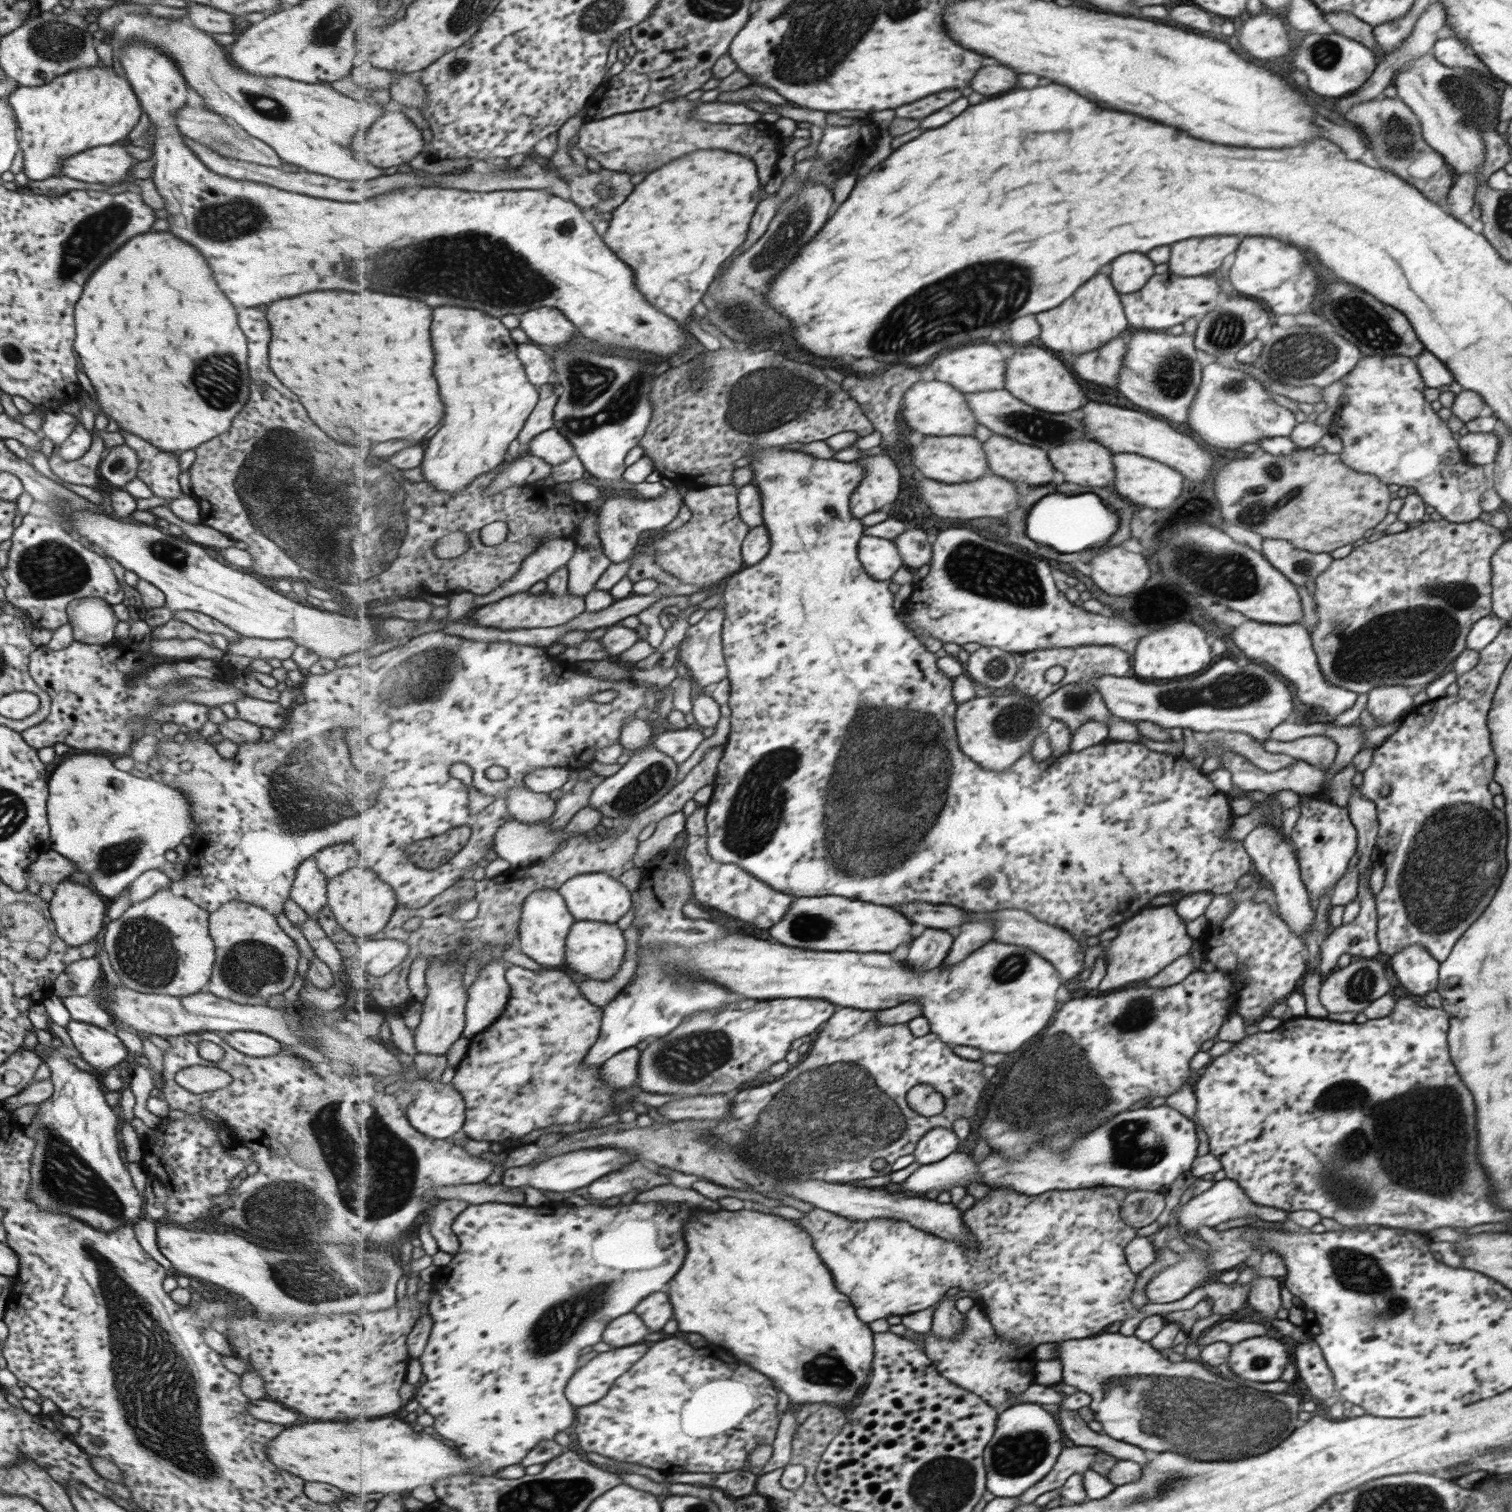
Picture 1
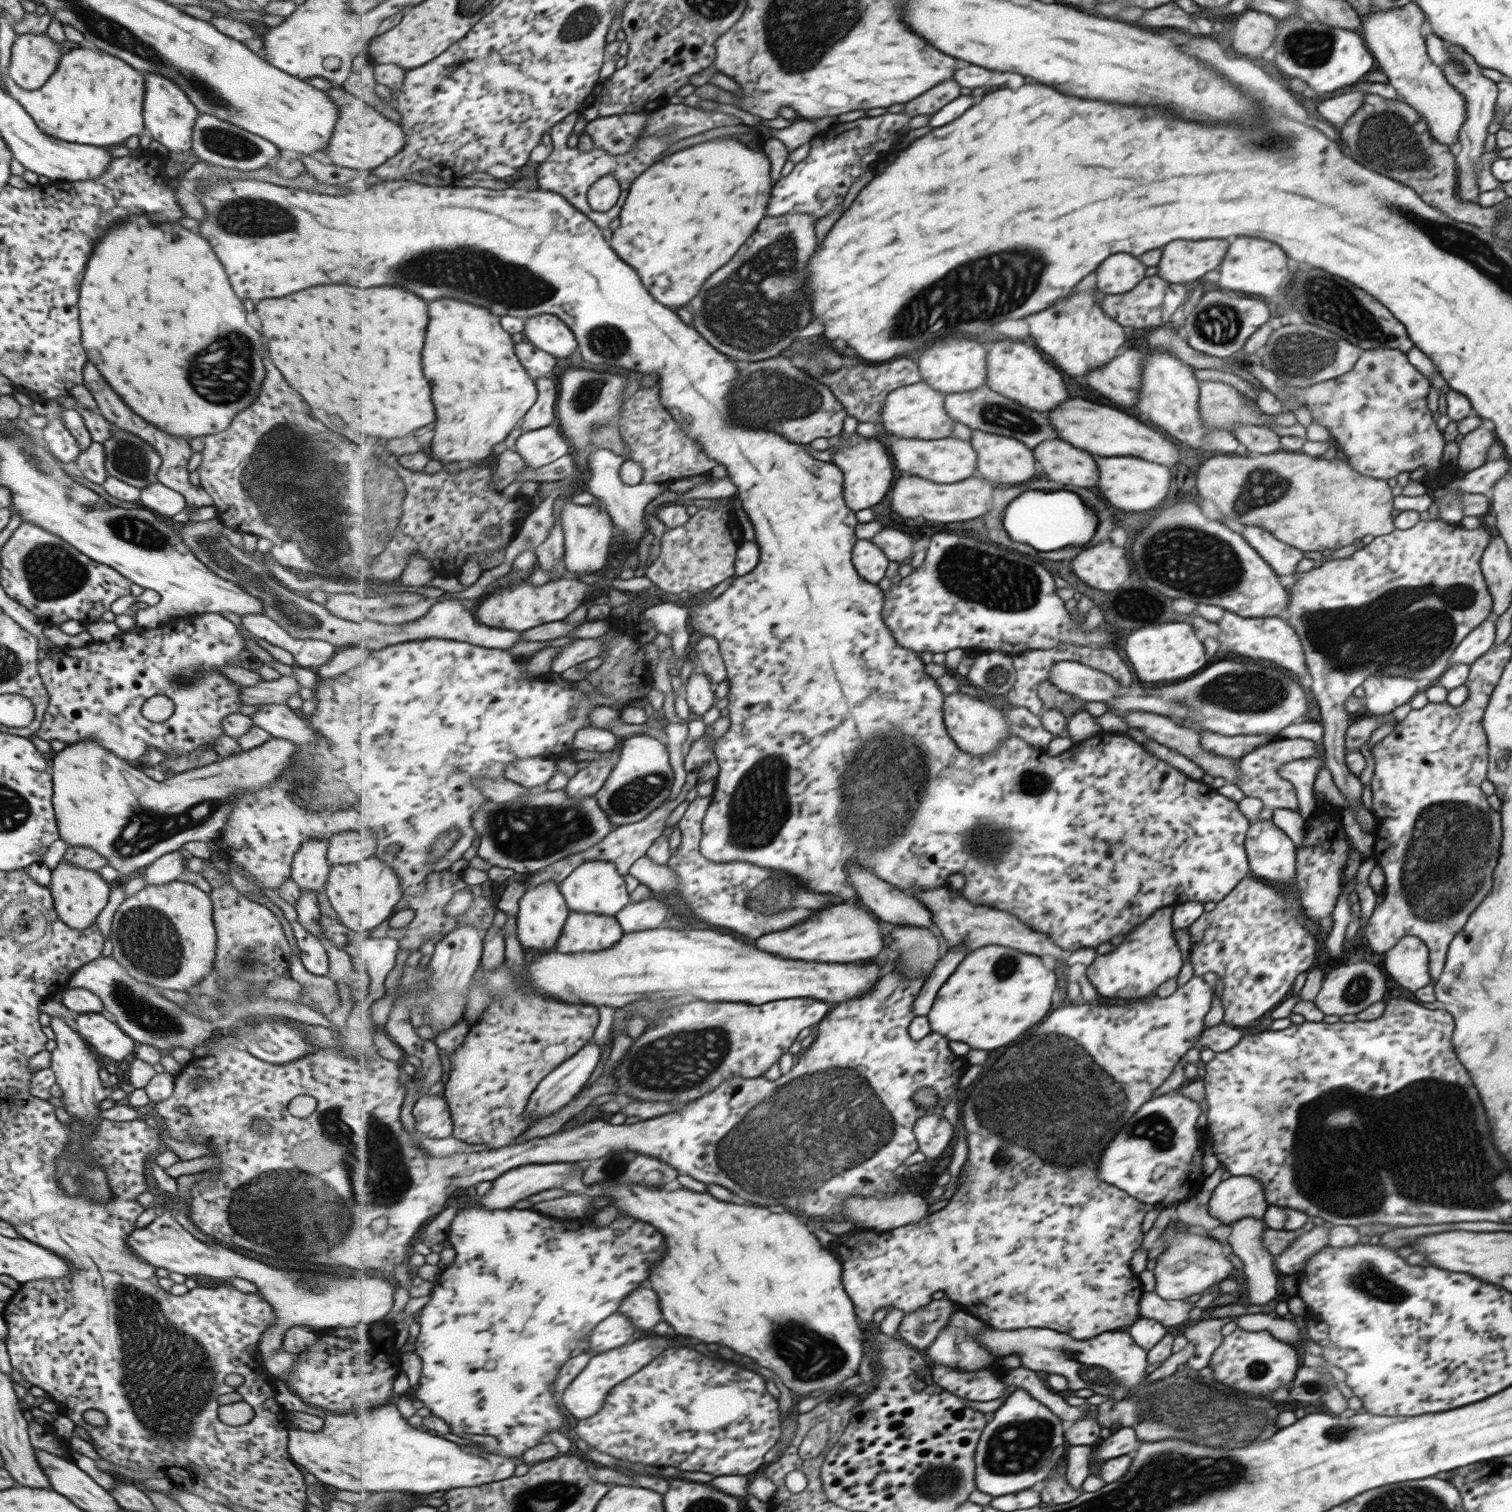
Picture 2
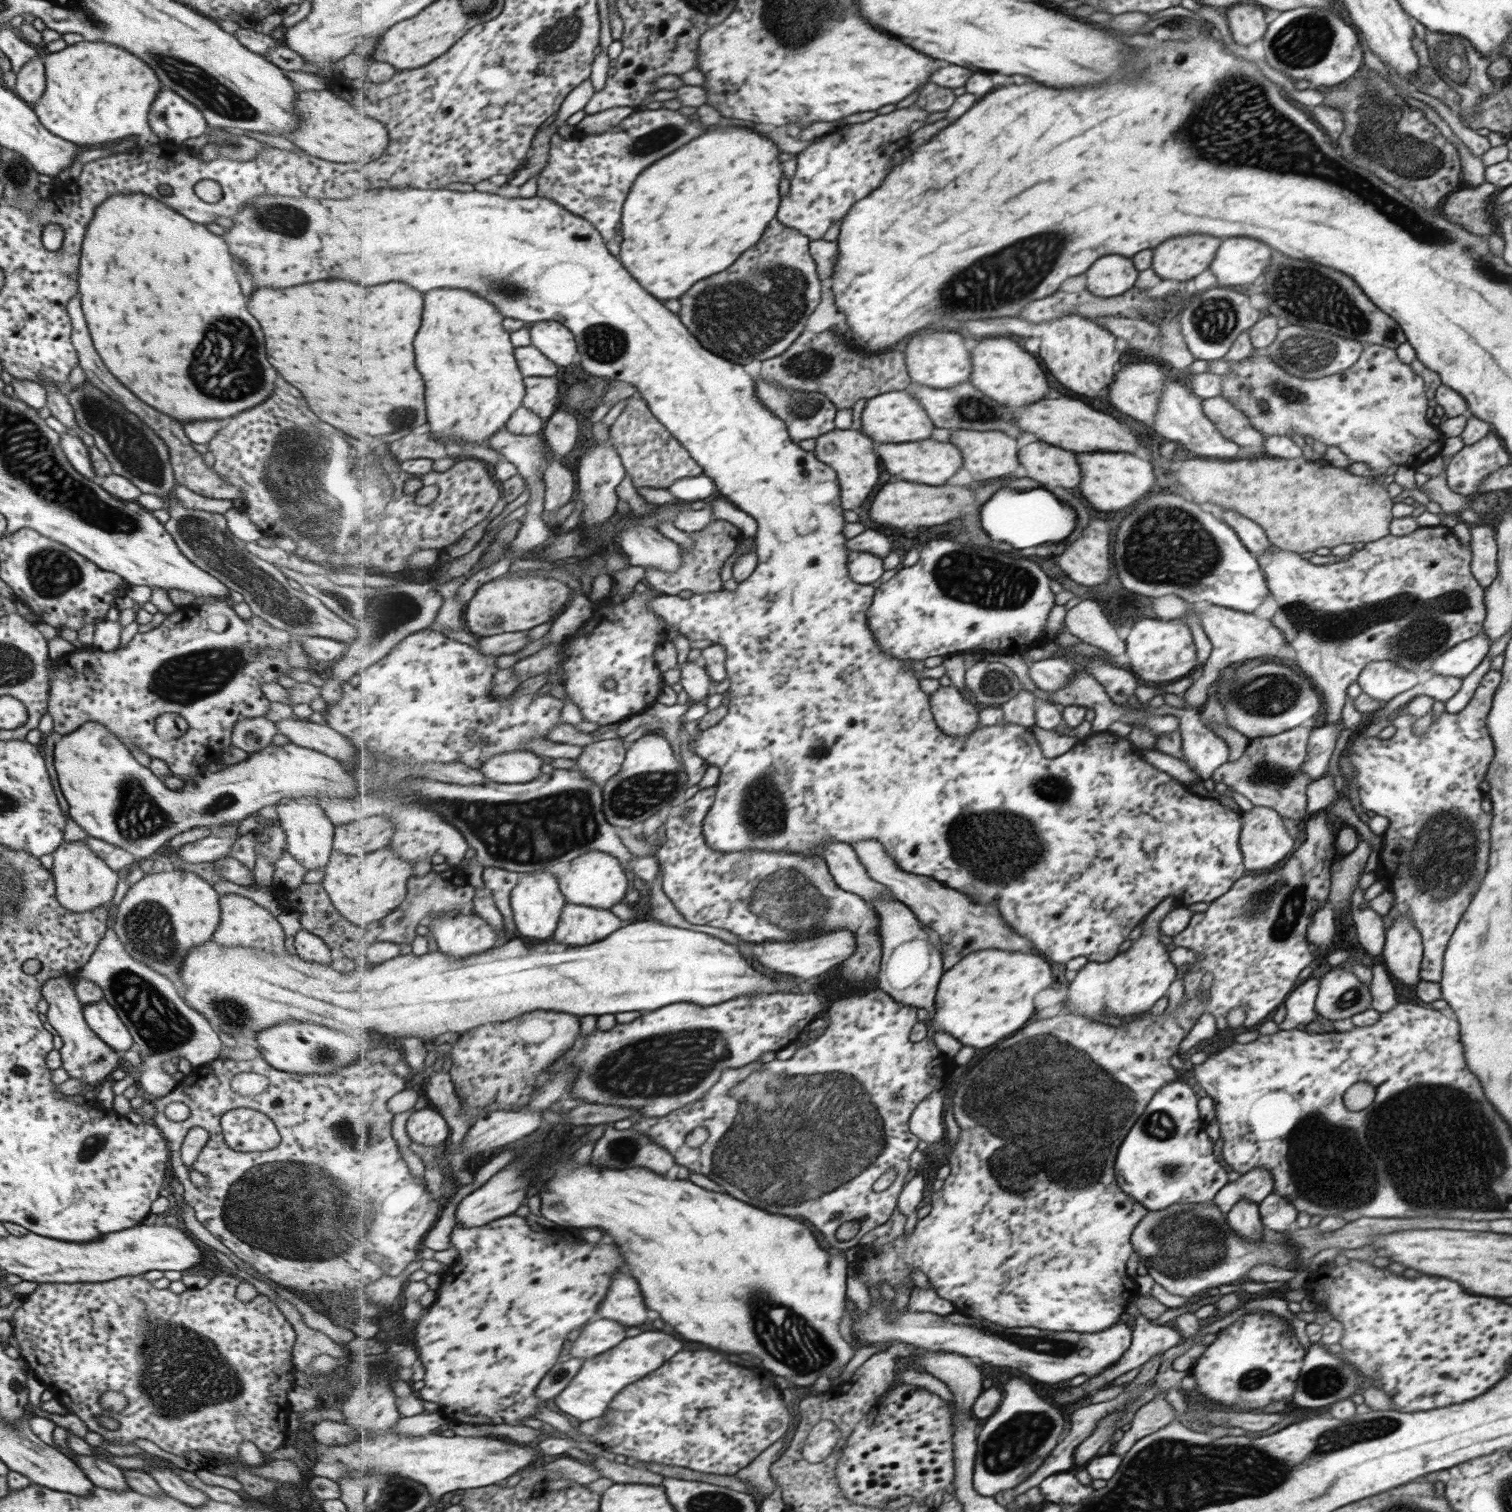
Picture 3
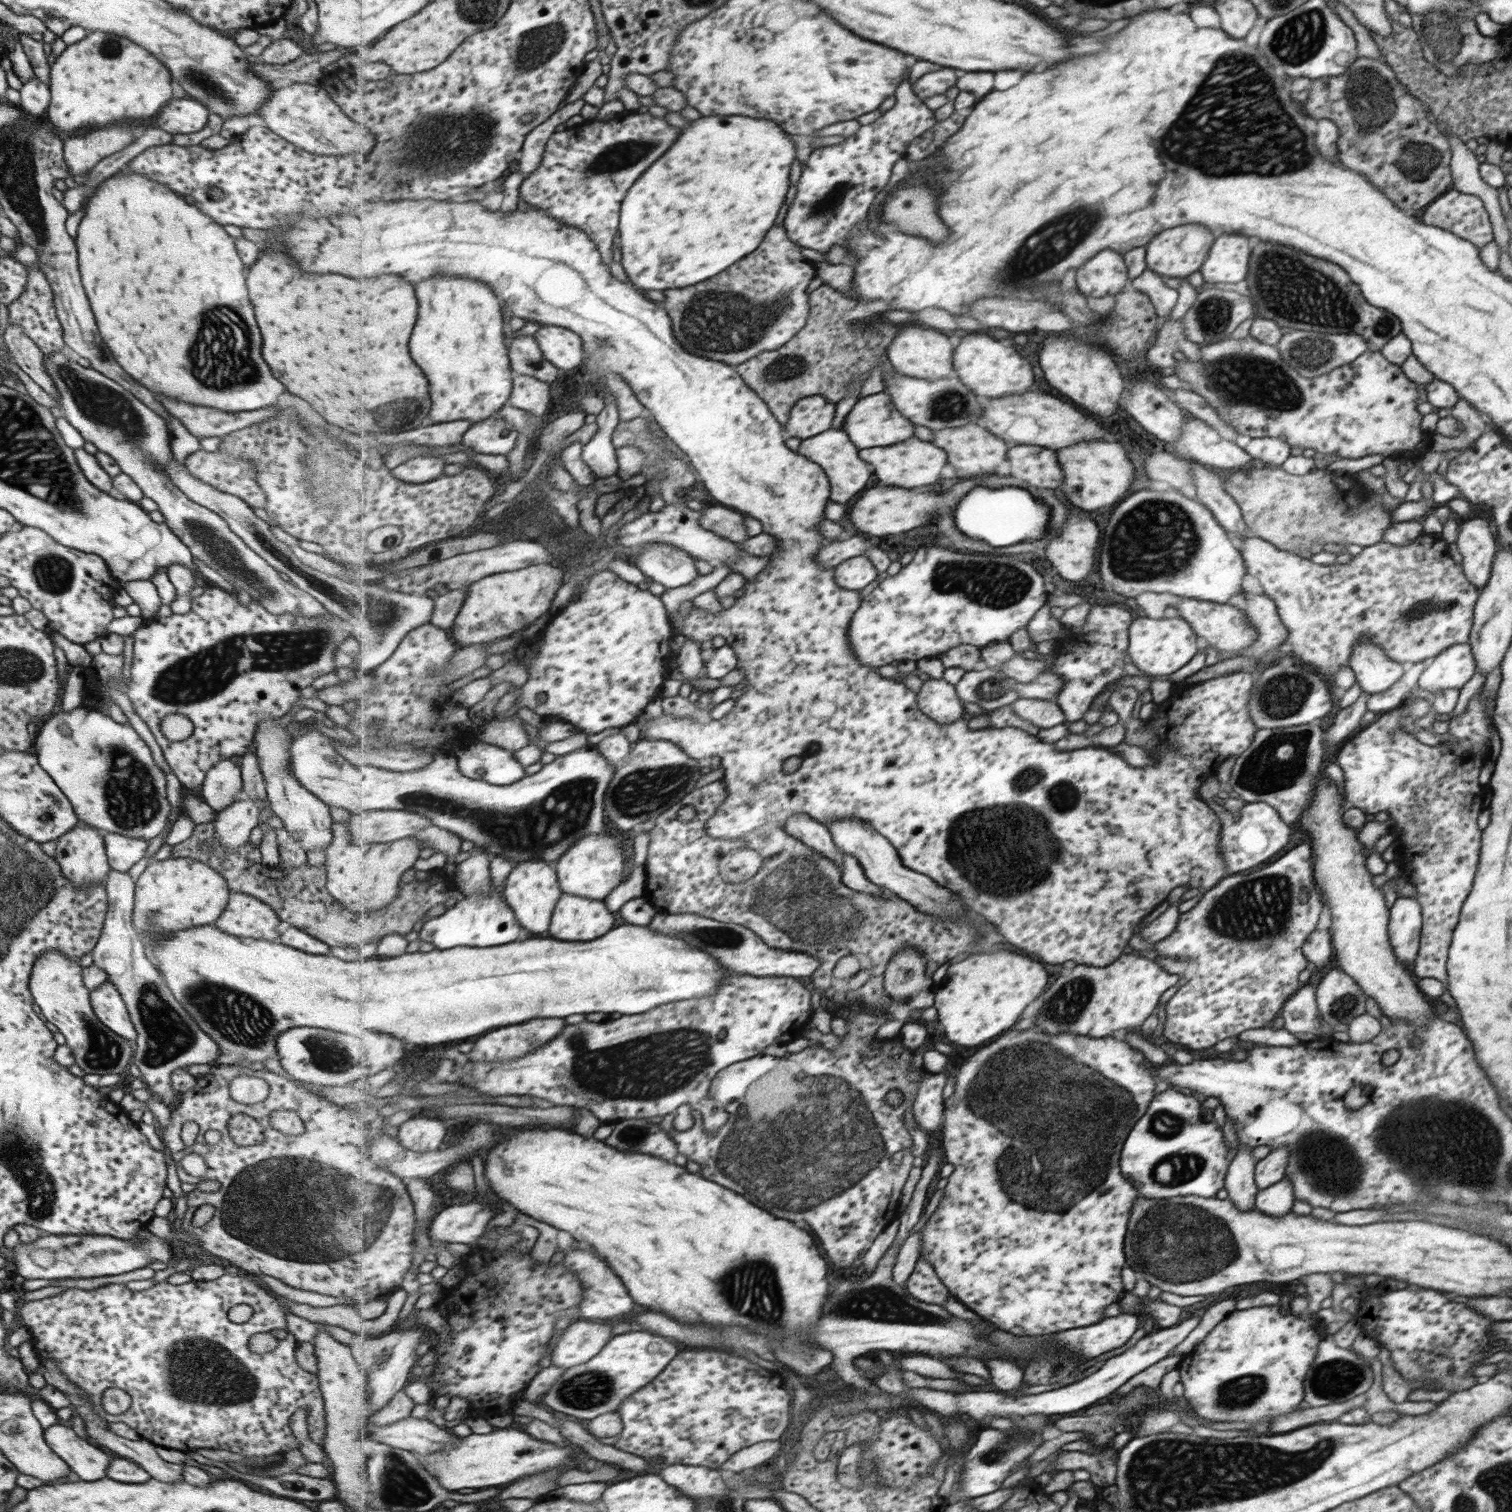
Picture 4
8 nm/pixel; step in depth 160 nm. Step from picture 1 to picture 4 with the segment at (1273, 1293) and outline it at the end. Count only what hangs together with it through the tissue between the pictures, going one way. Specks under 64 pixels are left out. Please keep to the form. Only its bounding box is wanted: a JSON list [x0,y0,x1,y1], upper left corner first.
[1225,1147,1258,1211]

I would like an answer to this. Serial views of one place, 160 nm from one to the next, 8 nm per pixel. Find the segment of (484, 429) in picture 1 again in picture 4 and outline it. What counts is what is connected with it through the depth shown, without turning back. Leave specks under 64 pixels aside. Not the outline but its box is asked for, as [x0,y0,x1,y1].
[411,276,516,424]

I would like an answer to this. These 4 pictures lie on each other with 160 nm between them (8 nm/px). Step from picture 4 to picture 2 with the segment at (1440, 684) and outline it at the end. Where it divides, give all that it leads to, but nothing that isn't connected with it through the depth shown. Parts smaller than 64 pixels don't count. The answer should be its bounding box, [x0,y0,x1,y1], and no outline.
[1452,621,1495,664]

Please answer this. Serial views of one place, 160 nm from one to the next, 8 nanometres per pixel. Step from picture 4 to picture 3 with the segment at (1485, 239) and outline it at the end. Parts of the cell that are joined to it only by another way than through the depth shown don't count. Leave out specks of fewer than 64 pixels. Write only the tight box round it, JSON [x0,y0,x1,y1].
[1439,183,1503,236]

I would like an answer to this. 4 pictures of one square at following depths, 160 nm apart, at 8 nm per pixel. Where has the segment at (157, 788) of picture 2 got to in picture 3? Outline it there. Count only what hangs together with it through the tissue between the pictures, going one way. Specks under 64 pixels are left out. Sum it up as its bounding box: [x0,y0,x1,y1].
[53,721,391,858]

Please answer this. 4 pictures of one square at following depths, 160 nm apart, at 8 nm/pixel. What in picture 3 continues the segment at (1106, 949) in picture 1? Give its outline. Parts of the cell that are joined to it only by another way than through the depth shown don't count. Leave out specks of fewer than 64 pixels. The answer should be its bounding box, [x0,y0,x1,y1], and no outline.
[1063,897,1177,1022]

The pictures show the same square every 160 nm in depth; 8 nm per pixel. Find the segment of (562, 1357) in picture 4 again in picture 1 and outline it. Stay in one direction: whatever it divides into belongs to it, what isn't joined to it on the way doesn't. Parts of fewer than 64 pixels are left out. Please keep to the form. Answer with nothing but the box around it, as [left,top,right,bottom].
[605,1314,649,1346]

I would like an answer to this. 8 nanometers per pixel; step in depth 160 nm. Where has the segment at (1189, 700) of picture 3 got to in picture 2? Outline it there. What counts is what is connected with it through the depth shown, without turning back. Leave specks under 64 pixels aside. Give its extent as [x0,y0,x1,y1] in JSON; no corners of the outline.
[1216,611,1306,676]

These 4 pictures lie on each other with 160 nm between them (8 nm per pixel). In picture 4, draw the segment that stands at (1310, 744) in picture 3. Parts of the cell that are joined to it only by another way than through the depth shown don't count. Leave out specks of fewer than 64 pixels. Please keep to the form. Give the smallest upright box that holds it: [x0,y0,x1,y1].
[1322,691,1370,750]

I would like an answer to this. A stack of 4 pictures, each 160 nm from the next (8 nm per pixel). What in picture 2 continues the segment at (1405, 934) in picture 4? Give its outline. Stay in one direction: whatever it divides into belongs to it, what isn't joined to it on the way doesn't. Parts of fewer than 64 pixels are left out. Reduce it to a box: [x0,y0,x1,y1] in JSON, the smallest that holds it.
[1383,937,1432,992]

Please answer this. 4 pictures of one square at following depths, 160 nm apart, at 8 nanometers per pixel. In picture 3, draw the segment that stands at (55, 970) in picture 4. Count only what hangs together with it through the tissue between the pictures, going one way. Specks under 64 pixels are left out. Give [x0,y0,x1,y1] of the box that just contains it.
[41,978,119,1086]

